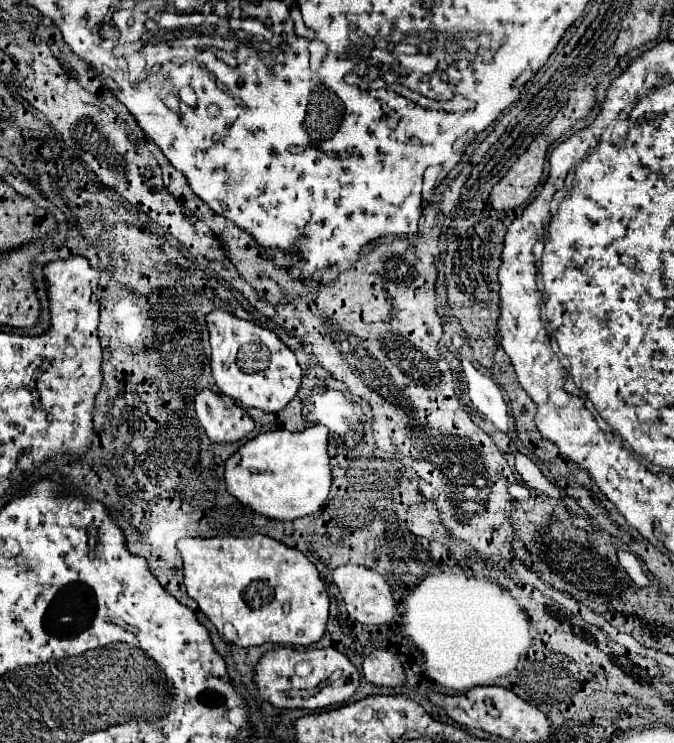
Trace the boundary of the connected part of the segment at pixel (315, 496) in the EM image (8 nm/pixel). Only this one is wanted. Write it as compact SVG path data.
M315 425L303 433L269 431L249 439L225 461L229 495L275 521L293 521L319 511L331 487L327 433L327 427Z

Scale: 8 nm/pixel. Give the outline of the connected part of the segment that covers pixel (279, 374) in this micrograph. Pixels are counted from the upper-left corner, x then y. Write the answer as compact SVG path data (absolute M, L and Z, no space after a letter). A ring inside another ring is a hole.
M215 309L207 315L207 329L211 337L211 369L219 391L245 407L259 407L267 413L281 411L299 391L303 371L295 361L293 351L269 329L239 319L227 311ZM243 349L241 369L237 367L237 353Z

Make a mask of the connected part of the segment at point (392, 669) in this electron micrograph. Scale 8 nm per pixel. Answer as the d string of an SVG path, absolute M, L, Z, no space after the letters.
M377 649L365 659L363 675L369 683L383 687L397 687L405 681L403 663L385 649Z

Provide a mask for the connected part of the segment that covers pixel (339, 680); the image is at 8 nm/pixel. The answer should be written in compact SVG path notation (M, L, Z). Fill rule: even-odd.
M281 647L277 651L269 651L255 667L255 679L265 697L275 707L301 707L301 709L317 709L319 705L335 705L341 701L349 701L355 693L361 677L353 663L337 649L309 649L297 651L289 647ZM299 661L307 661L311 665L311 673L301 677L295 673L295 665Z

